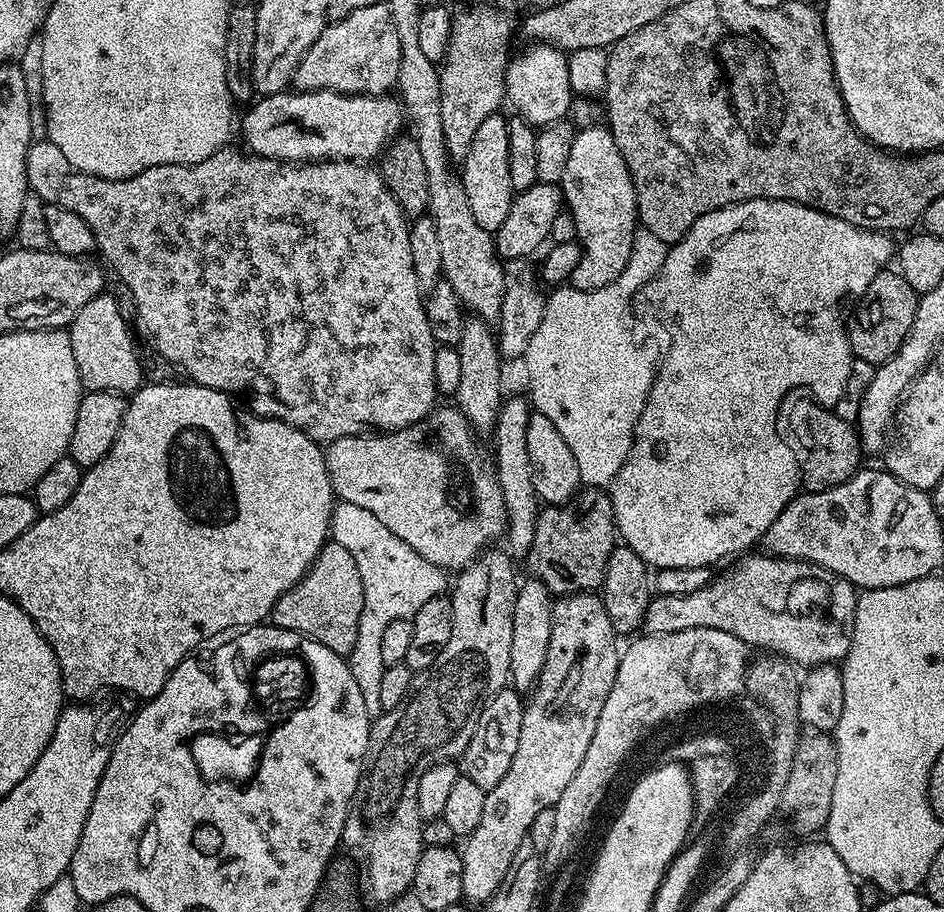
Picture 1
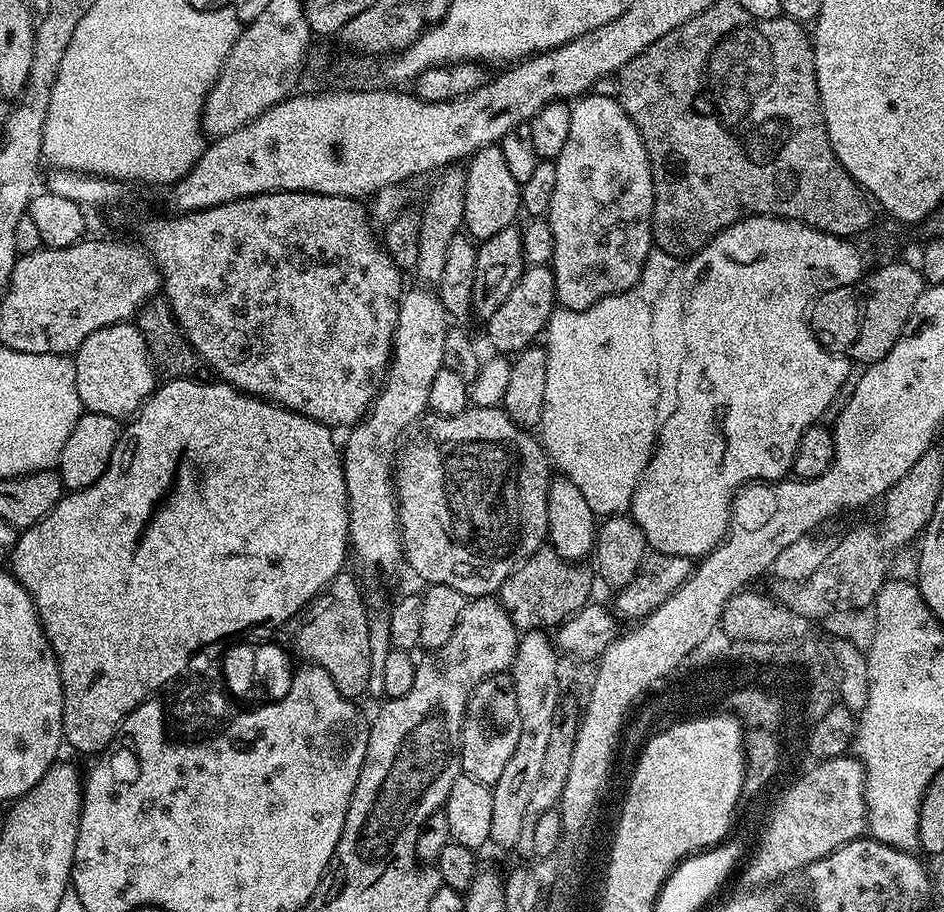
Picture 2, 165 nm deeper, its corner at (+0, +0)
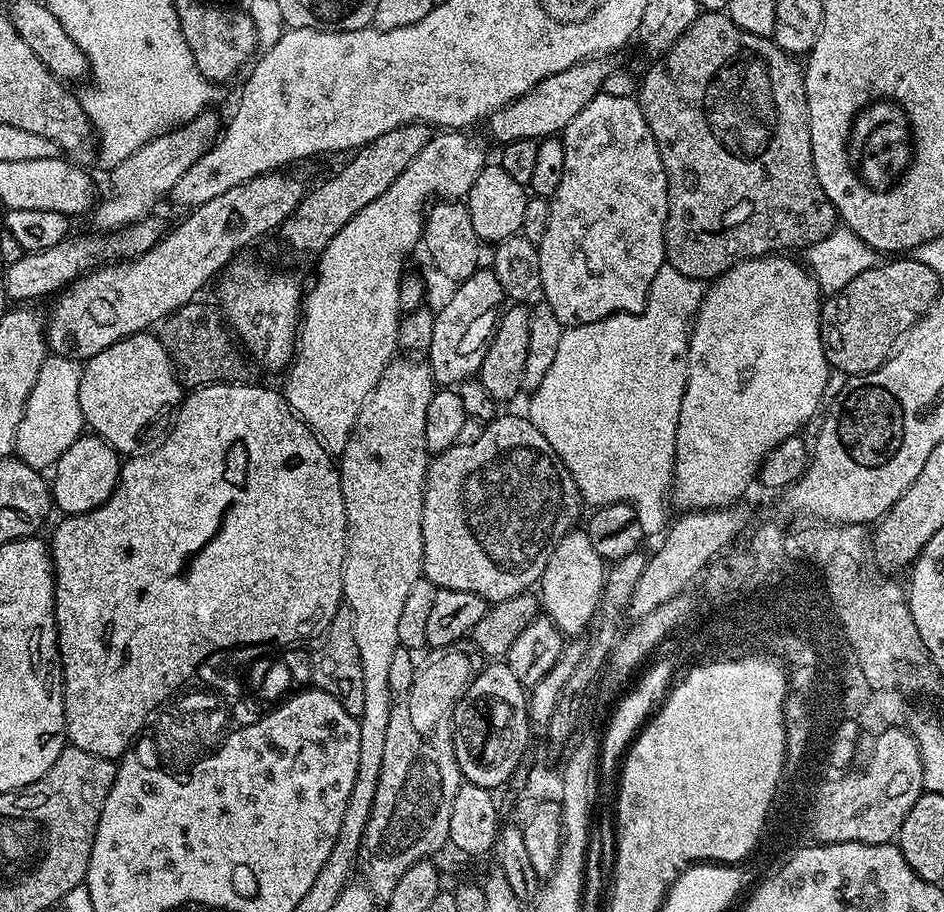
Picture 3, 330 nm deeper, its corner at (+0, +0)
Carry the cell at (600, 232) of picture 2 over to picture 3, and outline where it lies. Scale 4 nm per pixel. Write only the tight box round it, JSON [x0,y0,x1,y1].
[538,92,668,328]

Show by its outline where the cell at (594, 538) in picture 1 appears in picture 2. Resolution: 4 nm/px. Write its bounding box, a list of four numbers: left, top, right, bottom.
[498,546,594,633]

